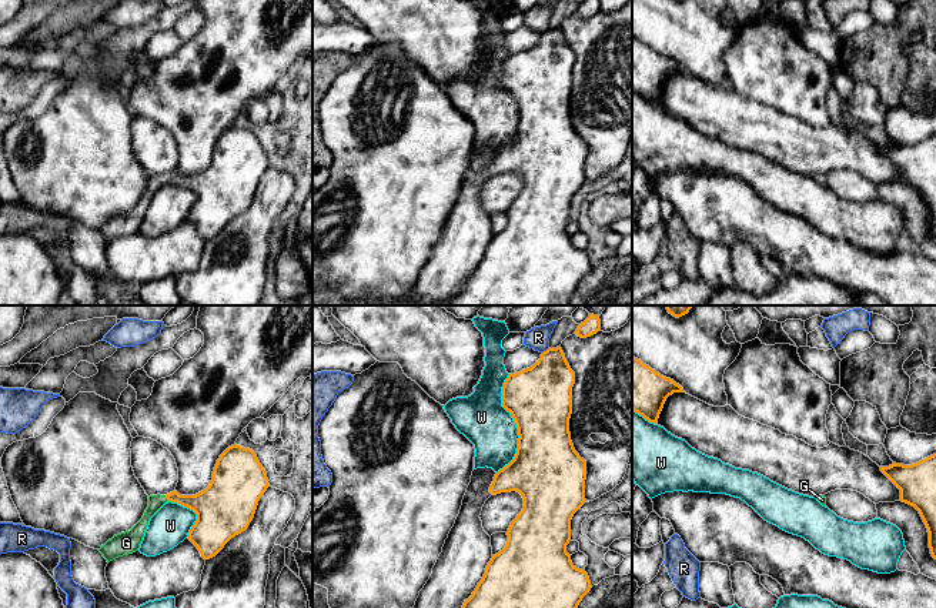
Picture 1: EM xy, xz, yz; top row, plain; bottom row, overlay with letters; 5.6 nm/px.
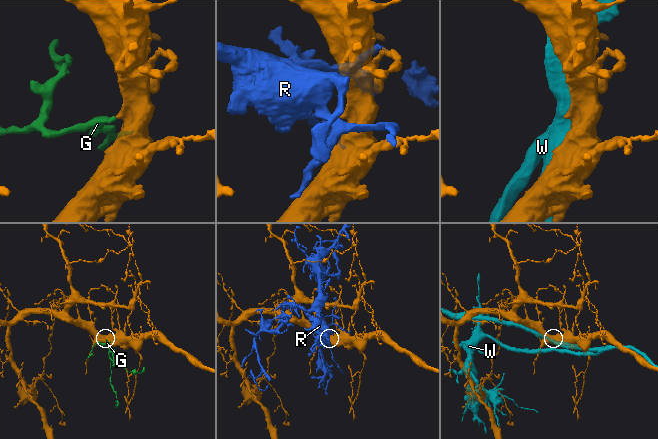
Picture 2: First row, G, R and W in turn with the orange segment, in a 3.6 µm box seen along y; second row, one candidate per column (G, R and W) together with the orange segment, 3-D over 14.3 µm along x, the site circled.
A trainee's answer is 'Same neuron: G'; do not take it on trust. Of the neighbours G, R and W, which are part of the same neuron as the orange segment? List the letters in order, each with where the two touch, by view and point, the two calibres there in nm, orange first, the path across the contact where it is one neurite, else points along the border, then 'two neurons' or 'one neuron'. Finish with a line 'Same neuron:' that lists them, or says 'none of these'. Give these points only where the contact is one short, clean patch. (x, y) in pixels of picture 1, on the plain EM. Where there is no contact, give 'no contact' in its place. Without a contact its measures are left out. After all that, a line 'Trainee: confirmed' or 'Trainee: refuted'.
G: contact xy (167, 179); calibres 190 and 80 nm; way xy (210, 186), (167, 179), (154, 181); one neuron
R: contact xz (547, 30); calibres 340 and 130 nm; two neurons
W: contact xz (515, 103); calibres 360 and 280 nm; two neurons
Same neuron: G
Trainee: confirmed

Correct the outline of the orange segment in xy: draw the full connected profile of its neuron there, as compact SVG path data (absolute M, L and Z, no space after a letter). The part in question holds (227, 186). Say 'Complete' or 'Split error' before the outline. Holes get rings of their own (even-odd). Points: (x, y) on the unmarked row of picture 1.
Split error. M231 126L217 140L213 160L204 171L195 176L180 176L177 171L150 176L143 198L130 211L114 216L98 231L107 243L138 231L150 198L171 181L197 194L187 218L204 240L210 240L248 208L268 167L267 153L255 133Z

